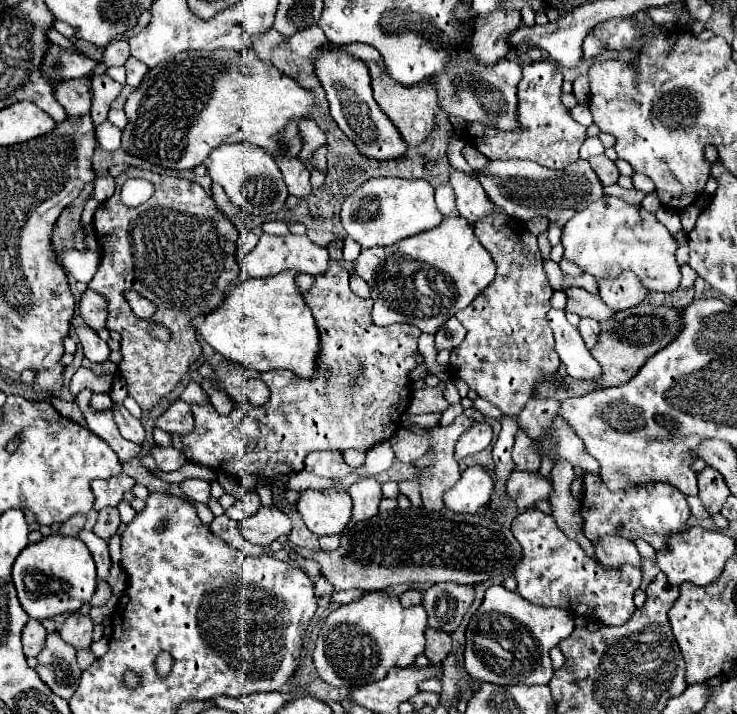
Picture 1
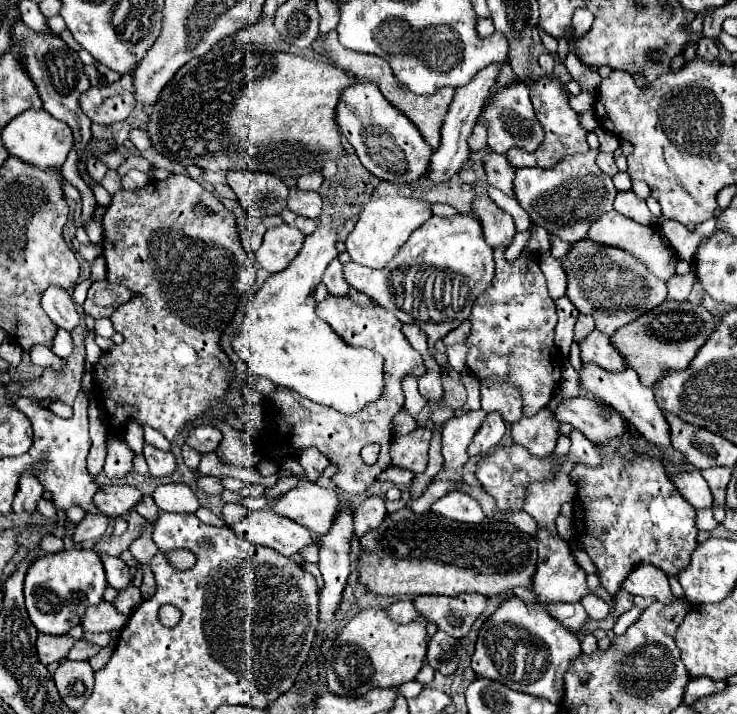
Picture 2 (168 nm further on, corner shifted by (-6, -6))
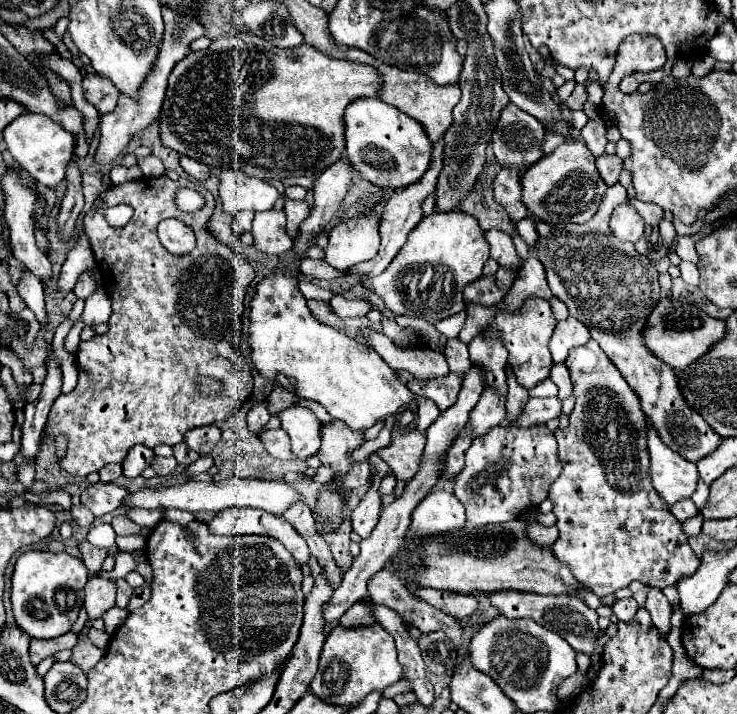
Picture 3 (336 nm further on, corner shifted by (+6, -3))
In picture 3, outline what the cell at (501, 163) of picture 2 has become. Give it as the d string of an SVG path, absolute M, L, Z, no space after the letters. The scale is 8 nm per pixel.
M502 167L494 179L494 199L500 203L514 223L522 221L528 211L520 201L520 173L514 167Z

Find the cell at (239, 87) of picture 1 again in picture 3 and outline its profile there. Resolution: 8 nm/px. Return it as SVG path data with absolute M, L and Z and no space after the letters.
M228 33L212 41L206 51L186 55L172 69L158 117L160 141L212 169L238 169L264 181L318 175L342 157L344 107L356 97L376 97L378 85L380 77L368 65L330 59L306 43L280 49L250 33Z

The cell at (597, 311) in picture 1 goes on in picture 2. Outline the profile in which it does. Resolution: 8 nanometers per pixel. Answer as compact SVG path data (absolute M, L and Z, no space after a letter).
M580 314L578 322L576 322L576 326L574 326L574 342L580 344L592 330L594 330L594 320L592 320L590 316Z

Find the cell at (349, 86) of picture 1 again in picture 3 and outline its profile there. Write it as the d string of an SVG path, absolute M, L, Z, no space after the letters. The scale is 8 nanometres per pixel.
M376 97L354 99L344 109L344 127L346 155L350 163L356 167L362 179L380 189L396 191L412 185L424 175L430 165L432 143L428 141L422 125Z

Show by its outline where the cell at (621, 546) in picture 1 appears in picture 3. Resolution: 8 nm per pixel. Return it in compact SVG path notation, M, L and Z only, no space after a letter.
M656 587L648 589L646 609L652 615L652 621L658 627L658 631L662 635L666 635L670 631L670 613L672 613L672 609L670 609L670 603L668 603L668 599L664 597L664 593L660 589L656 589Z

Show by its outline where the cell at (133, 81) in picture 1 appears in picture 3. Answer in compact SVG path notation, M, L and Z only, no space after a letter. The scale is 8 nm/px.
M88 75L82 81L82 87L84 87L86 101L92 103L100 115L114 111L120 91L116 91L112 81L108 81L106 77L100 77L100 75Z

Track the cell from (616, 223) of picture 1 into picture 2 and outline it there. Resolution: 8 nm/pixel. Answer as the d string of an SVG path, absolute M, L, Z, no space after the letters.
M606 212L604 216L600 216L600 220L596 220L588 232L588 236L600 244L608 244L608 246L616 246L622 248L630 254L634 254L636 258L640 258L648 270L652 274L656 274L662 280L668 280L668 276L674 274L674 266L678 262L678 254L674 252L674 248L670 246L670 242L658 232L656 226L642 226L638 222L634 222L632 218L626 218L618 212Z

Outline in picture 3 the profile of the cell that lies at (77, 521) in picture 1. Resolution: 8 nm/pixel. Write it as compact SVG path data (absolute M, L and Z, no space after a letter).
M80 505L80 507L72 507L70 513L72 513L72 521L74 521L78 527L86 527L86 529L88 529L88 527L92 525L92 521L94 521L94 515L92 515L86 507L82 507L82 505Z

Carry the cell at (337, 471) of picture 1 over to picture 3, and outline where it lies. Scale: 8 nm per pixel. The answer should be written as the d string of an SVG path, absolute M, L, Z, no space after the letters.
M288 407L276 413L282 429L292 439L292 453L306 461L320 449L320 419L304 407Z

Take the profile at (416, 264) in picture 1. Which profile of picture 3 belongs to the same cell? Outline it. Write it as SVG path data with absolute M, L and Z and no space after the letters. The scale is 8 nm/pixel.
M446 211L426 215L420 225L408 235L408 241L392 259L388 269L378 277L364 277L348 271L334 269L326 261L304 259L300 263L300 271L304 275L314 275L322 281L338 283L342 291L350 291L356 285L362 285L376 293L392 315L410 315L422 317L428 323L438 323L450 315L456 315L466 309L462 301L462 289L476 281L482 275L482 267L490 257L488 243L484 241L484 233L478 221L462 211Z

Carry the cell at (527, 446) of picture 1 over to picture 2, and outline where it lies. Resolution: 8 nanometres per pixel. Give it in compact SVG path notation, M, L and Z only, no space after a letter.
M546 406L536 412L536 416L522 416L516 424L512 424L512 438L534 456L548 456L554 452L560 438L560 424Z

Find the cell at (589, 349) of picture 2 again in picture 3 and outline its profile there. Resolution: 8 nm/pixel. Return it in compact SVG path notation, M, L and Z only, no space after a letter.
M590 339L586 345L572 349L566 359L570 379L574 385L576 405L570 413L570 425L558 429L558 455L564 469L556 483L552 483L548 497L554 501L554 515L558 517L558 541L554 543L554 555L568 563L572 575L598 597L616 593L628 587L632 581L642 581L646 585L664 589L676 585L682 575L692 575L700 559L688 545L688 537L682 531L682 523L672 517L668 503L652 489L650 483L650 459L644 433L644 413L640 409L636 393L628 387L616 365L606 357L600 345Z

